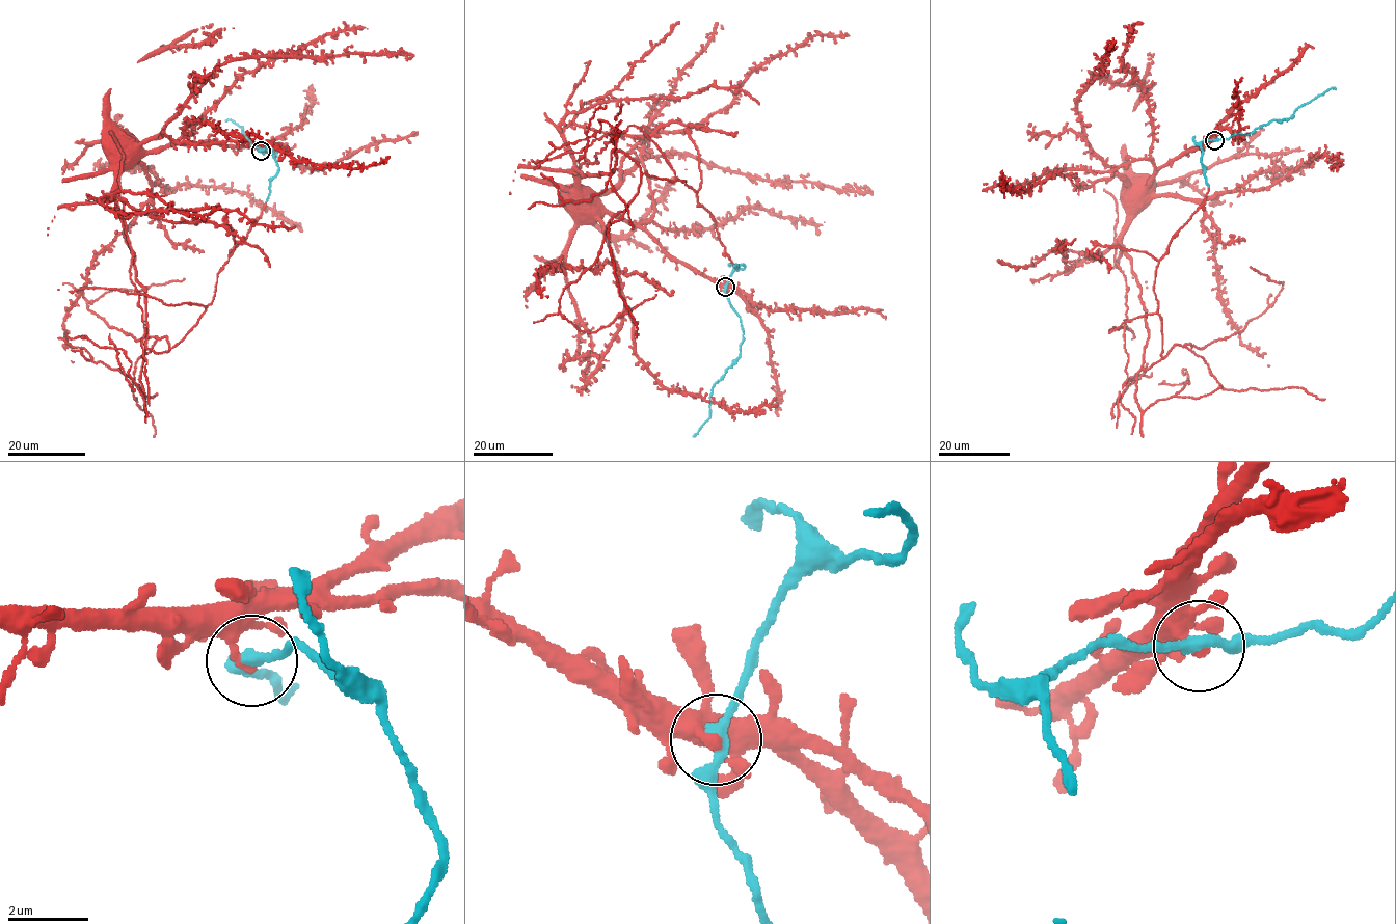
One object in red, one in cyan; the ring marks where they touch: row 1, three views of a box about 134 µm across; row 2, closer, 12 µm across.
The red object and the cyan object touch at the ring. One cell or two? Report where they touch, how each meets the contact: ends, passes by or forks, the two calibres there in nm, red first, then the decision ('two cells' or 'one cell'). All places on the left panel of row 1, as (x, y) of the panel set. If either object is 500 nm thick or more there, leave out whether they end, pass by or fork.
at (261, 151); red ends there; cyan passes by; 280 nm thick on the red side, 280 nm on the other; one cell

